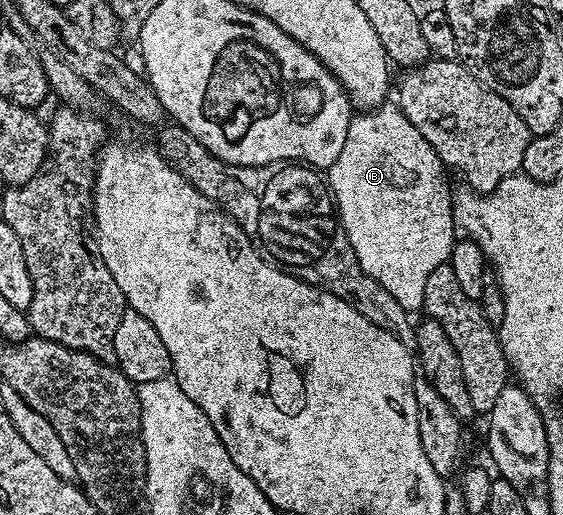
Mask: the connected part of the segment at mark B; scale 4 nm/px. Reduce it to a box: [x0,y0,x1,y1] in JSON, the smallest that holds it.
[327,102,455,314]

